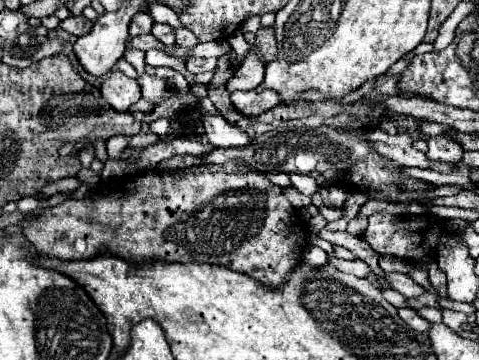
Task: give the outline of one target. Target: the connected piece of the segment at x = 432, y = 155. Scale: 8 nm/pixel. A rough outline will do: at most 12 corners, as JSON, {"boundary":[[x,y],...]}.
{"boundary":[[427,137],[427,157],[459,163],[463,149],[451,137]]}

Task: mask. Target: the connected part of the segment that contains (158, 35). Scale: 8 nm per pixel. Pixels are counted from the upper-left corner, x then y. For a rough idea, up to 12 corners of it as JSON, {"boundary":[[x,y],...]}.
{"boundary":[[154,22],[151,33],[156,39],[173,45],[173,29],[168,24]]}

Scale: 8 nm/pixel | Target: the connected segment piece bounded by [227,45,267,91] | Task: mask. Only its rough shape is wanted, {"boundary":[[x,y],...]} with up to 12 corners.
{"boundary":[[253,45],[243,65],[227,81],[229,91],[255,89],[265,61]]}

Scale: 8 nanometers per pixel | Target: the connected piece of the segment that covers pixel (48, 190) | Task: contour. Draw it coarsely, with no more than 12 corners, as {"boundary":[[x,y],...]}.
{"boundary":[[75,177],[43,187],[41,195],[71,193],[79,187]]}

